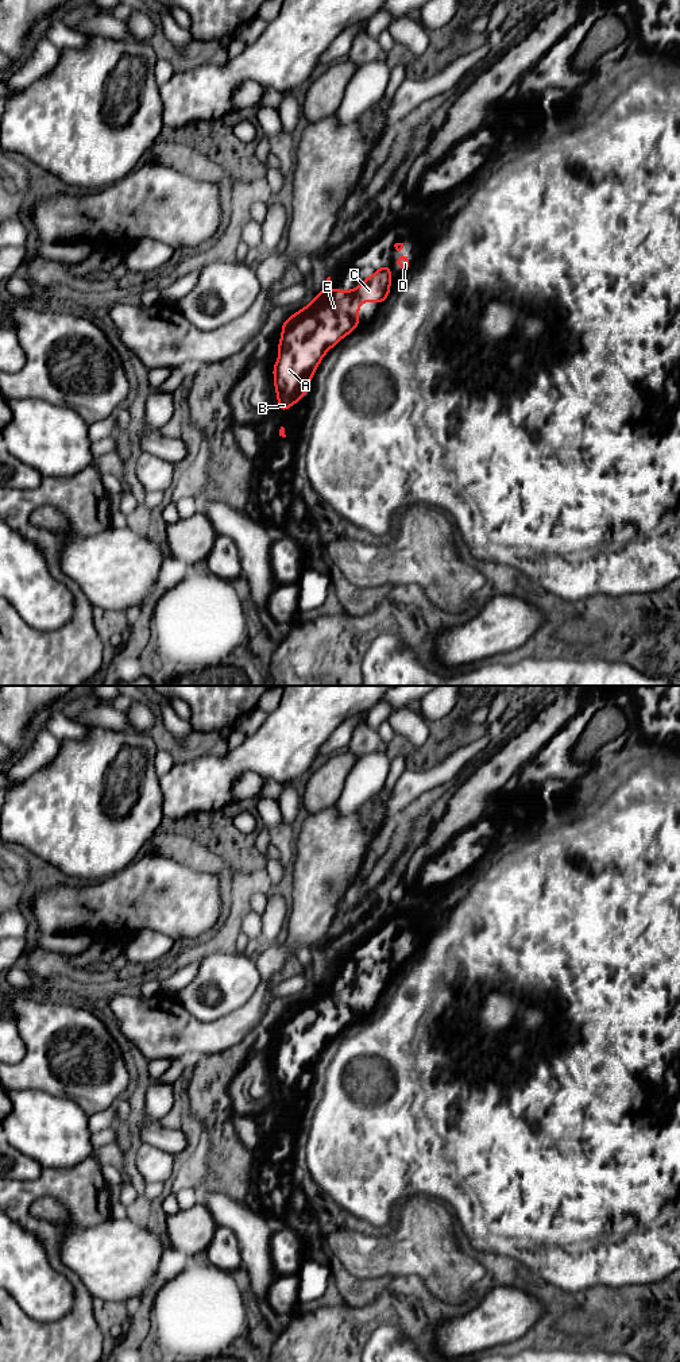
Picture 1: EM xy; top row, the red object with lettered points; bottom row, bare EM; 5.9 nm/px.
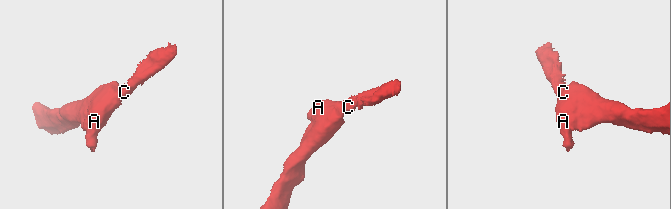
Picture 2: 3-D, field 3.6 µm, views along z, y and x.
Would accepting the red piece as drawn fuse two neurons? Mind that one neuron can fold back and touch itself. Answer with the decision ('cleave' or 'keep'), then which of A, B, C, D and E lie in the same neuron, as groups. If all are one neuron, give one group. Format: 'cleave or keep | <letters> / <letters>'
keep | A B C D E

